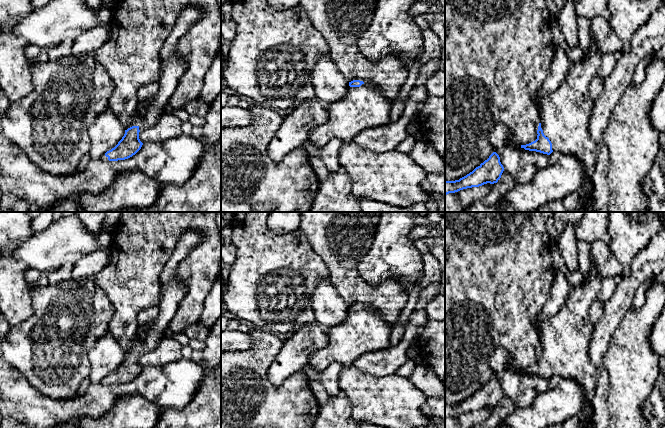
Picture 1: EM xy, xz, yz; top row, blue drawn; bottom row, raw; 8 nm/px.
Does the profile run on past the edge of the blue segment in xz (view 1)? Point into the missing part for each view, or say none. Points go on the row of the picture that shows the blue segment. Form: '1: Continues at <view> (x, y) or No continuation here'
1: Continues at xz (364, 107)

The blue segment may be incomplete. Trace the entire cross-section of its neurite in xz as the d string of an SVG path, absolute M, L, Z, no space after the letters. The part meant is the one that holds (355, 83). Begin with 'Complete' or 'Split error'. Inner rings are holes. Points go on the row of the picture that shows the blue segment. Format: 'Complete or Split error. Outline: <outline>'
Split error. Outline: M353 80L346 96L327 106L328 121L314 128L308 140L320 149L333 138L350 142L365 129L390 123L391 106L373 84Z

